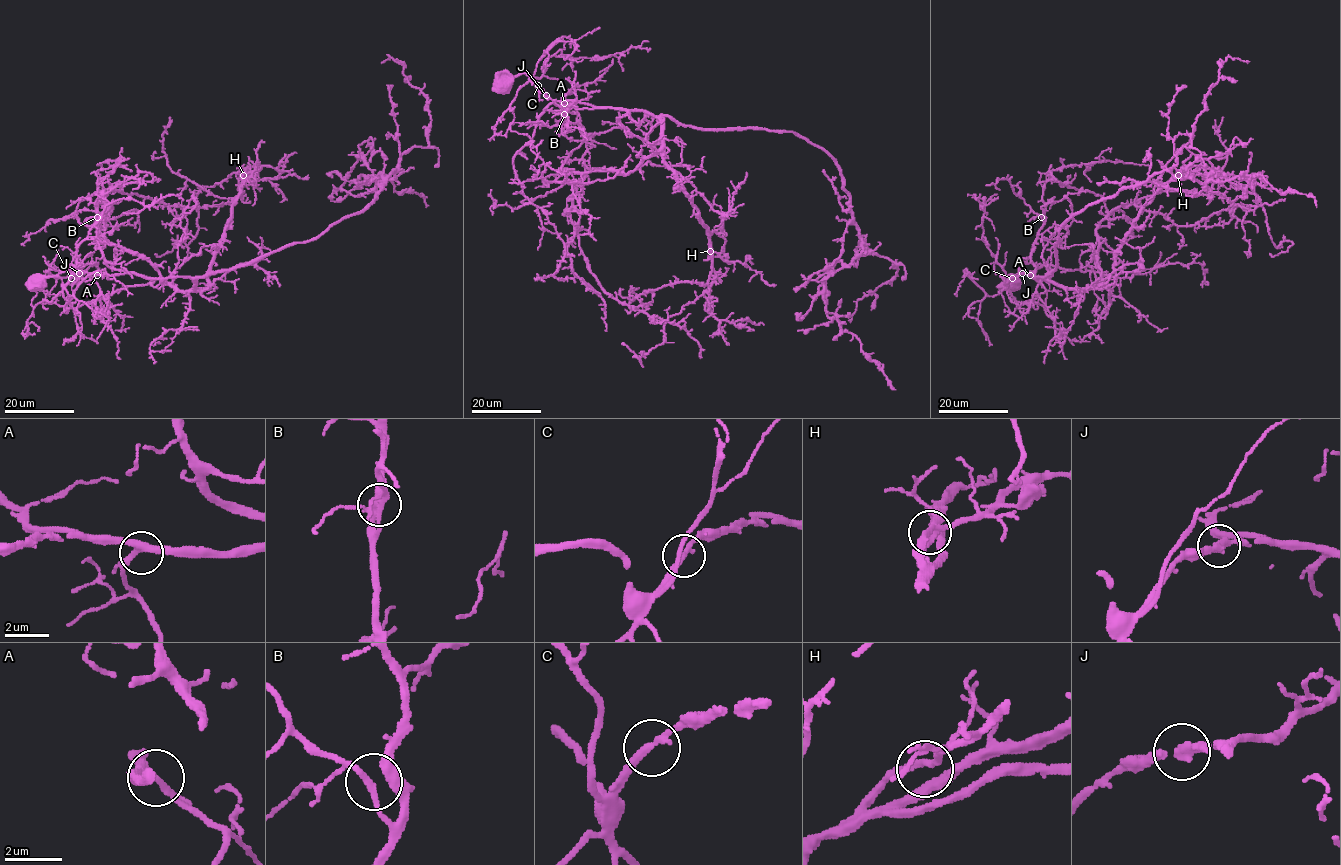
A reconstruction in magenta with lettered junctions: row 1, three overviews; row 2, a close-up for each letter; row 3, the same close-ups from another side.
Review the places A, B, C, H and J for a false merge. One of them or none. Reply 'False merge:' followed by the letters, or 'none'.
False merge: none

